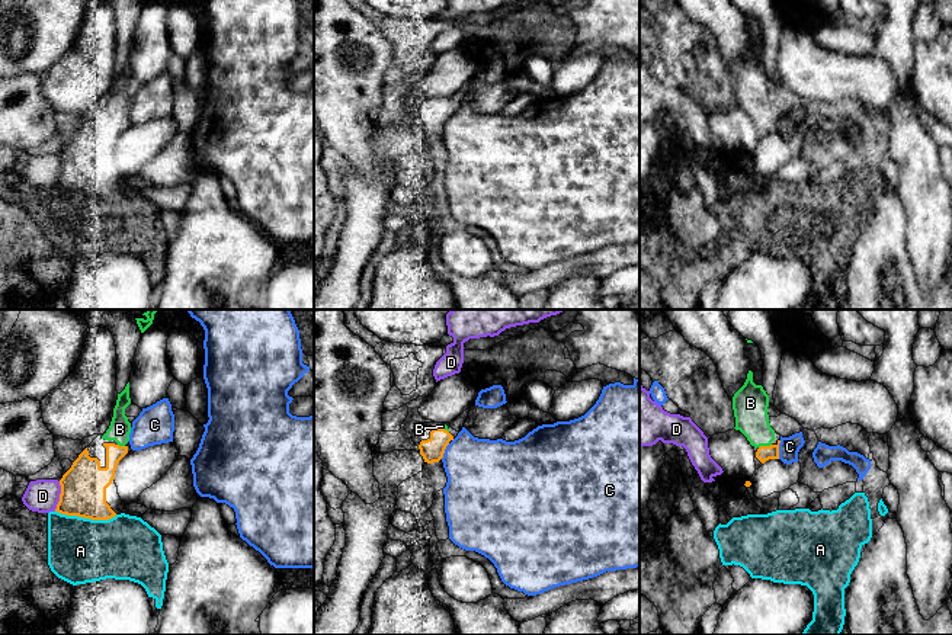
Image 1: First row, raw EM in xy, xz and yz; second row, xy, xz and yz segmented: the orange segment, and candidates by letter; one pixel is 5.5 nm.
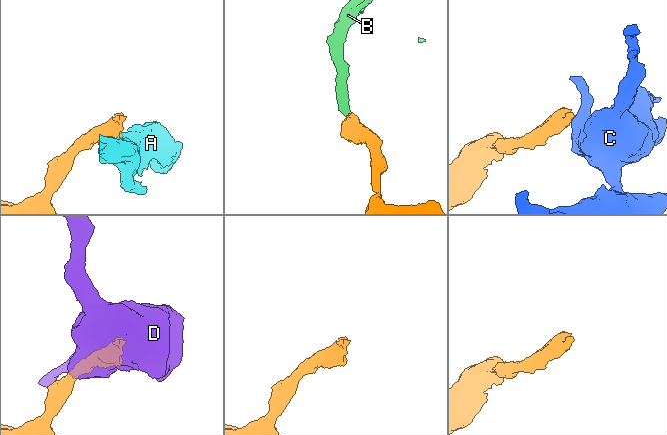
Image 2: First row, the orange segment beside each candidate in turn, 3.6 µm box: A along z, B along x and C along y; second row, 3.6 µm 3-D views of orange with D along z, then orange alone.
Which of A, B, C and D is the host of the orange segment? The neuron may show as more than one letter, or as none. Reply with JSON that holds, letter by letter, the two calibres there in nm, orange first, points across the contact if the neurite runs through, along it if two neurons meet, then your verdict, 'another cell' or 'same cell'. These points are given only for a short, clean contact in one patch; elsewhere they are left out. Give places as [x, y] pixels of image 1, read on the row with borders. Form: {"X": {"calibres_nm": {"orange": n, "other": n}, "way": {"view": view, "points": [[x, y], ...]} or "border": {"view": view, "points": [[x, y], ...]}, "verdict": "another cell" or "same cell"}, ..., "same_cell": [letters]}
{"A": {"calibres_nm": {"orange": 260, "other": 360}, "verdict": "another cell"}, "B": {"calibres_nm": {"orange": 90, "other": 190}, "verdict": "same cell"}, "C": {"calibres_nm": {"orange": 90, "other": 110}, "border": {"view": "yz", "points": [[781, 441], [778, 458]]}, "verdict": "another cell"}, "D": {"calibres_nm": {"orange": 260, "other": 190}, "verdict": "another cell"}, "same_cell": ["B"]}

